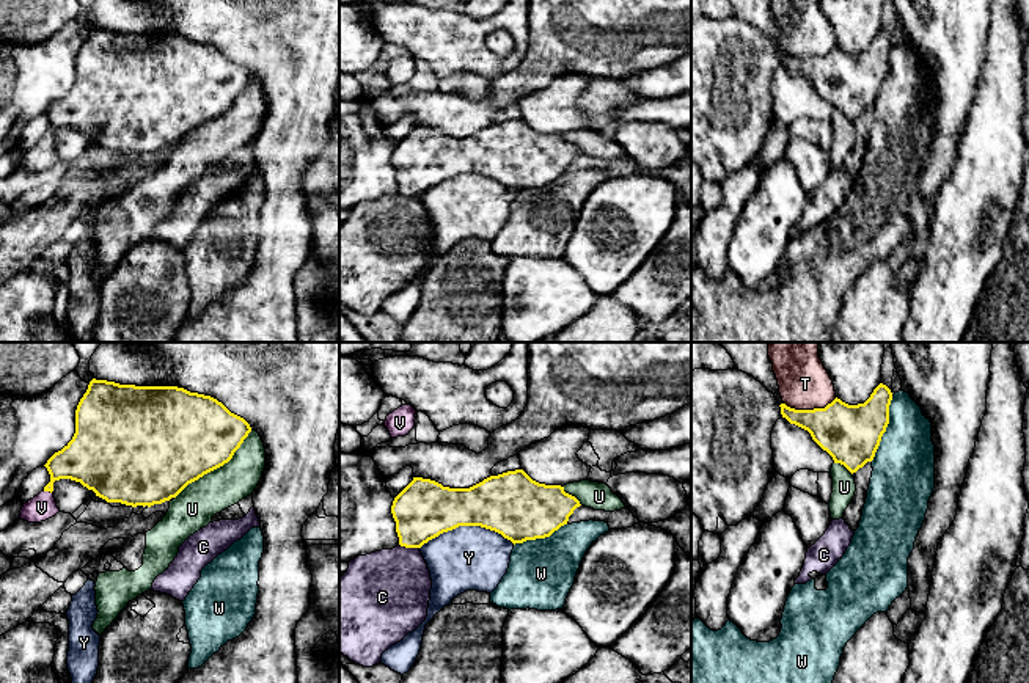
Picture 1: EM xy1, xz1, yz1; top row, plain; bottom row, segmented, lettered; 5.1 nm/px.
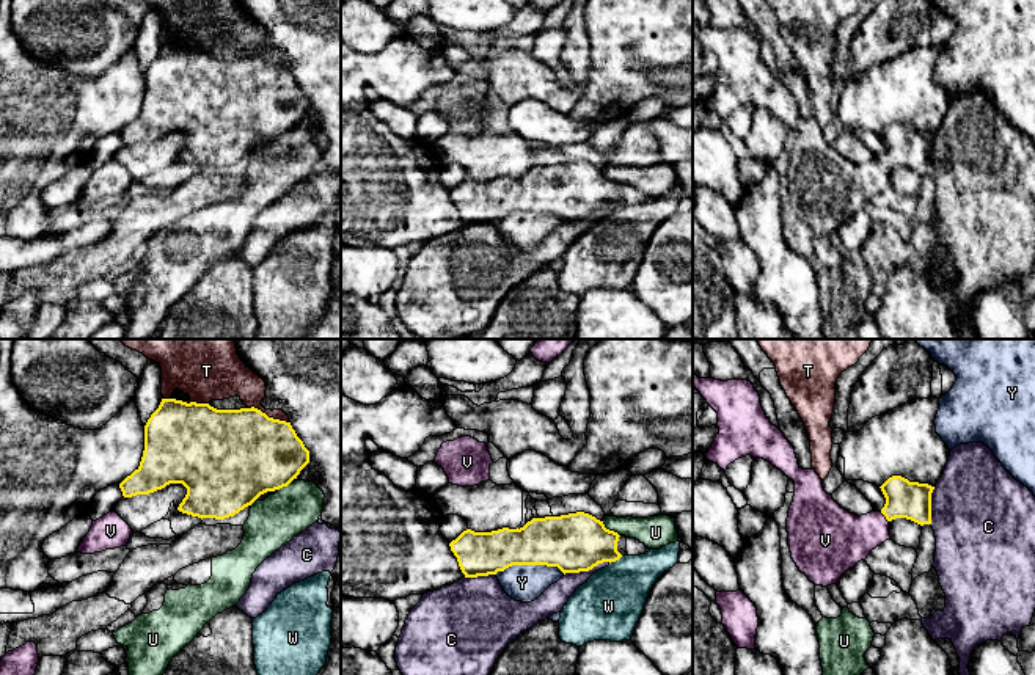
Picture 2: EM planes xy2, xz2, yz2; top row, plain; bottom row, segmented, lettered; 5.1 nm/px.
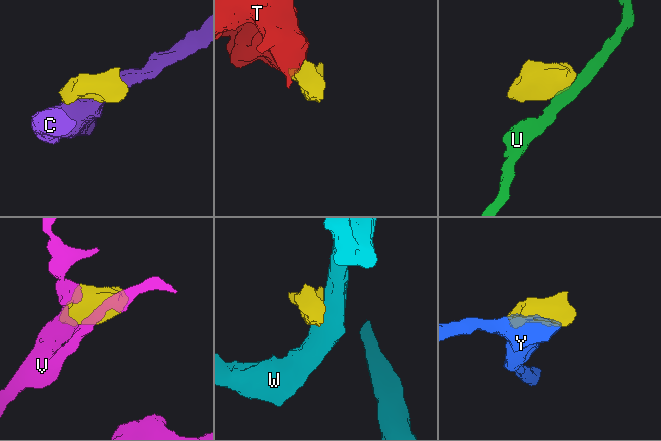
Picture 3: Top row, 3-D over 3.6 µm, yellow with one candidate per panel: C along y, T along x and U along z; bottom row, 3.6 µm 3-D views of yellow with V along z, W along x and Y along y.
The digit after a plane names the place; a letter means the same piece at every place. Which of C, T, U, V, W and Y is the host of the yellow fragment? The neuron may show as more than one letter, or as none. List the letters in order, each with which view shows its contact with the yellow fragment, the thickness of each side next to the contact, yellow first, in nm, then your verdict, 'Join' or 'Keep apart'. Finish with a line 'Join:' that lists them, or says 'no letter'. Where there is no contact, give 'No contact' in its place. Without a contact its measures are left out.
C: Touches yellow in xz2. Thickness 300 nm (yellow) against 130 nm. Keep apart
T: Touches yellow in yz1. Thickness 300 nm (yellow) against 260 nm. Keep apart
U: Touches yellow in xy1. Thickness 480 nm (yellow) against 220 nm. Keep apart
V: Touches yellow in yz2. Thickness 190 nm (yellow) against 280 nm. Join
W: Touches yellow in yz1. Thickness 300 nm (yellow) against 320 nm. Keep apart
Y: Touches yellow in xz1. Thickness 320 nm (yellow) against 340 nm. Keep apart
Join: V

